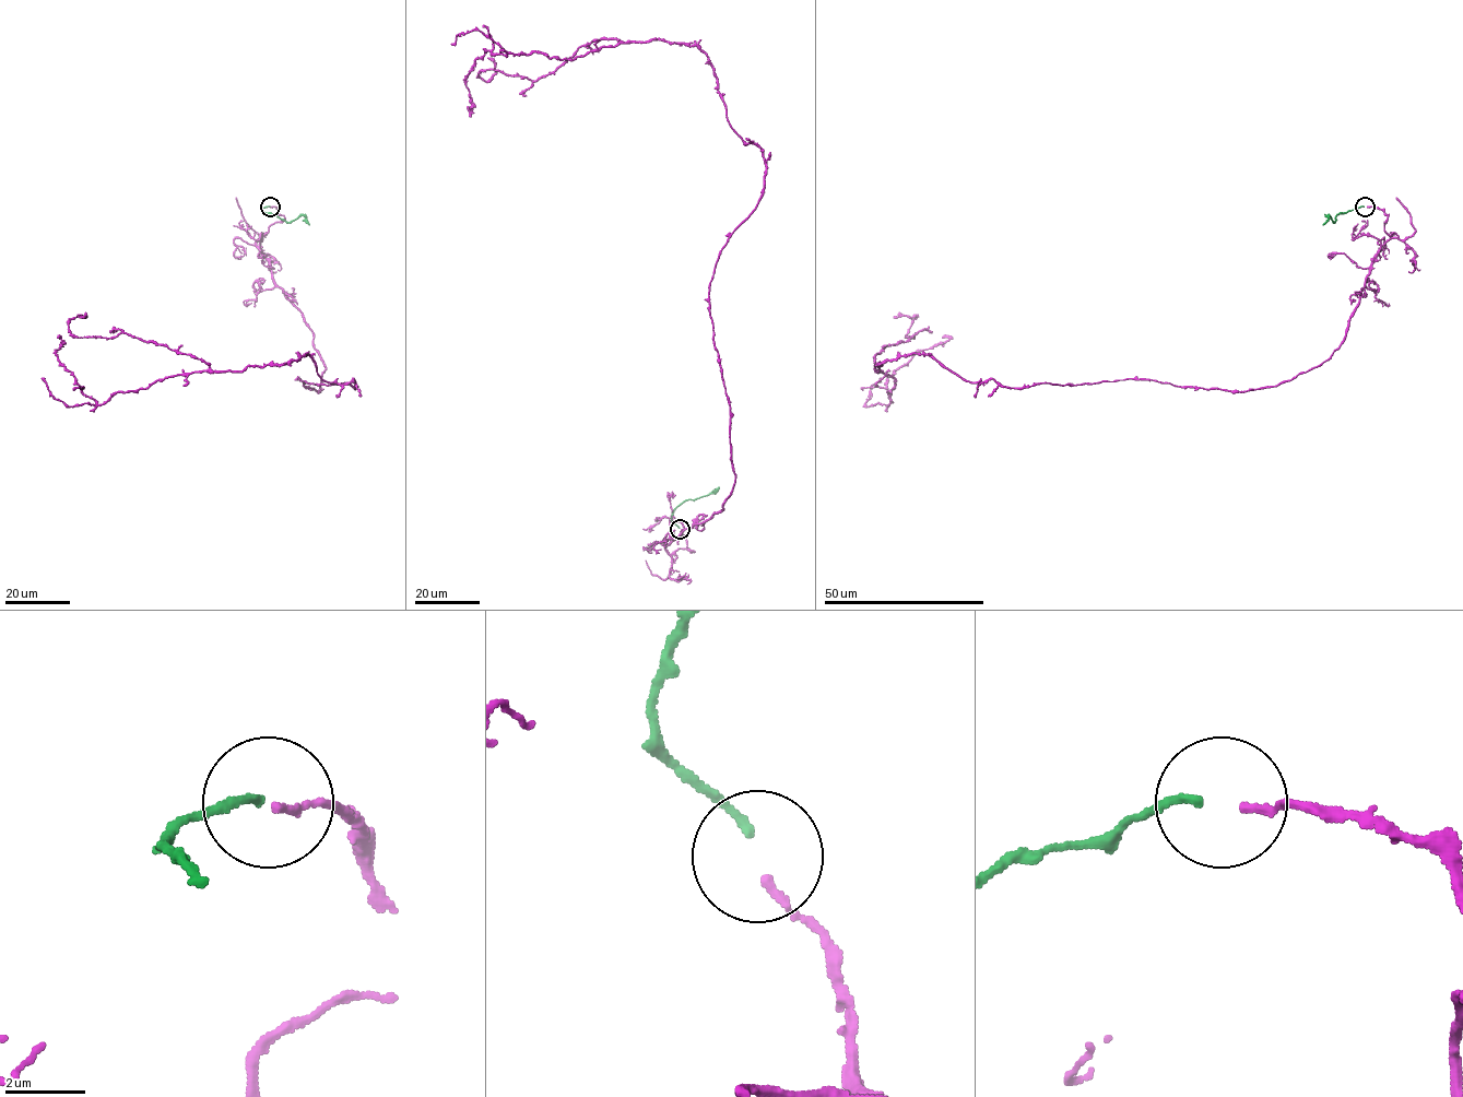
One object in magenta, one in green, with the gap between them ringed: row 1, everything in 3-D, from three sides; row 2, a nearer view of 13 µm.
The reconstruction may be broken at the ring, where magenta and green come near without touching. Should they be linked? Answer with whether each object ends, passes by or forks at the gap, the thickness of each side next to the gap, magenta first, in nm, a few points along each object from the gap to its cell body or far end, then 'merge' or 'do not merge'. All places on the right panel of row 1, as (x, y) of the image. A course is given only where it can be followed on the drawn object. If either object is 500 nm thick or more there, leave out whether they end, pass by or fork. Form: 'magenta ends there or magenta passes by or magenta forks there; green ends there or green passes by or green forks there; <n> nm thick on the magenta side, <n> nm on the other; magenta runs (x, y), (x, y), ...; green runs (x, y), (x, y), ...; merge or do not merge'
magenta ends there; green ends there; 200 nm thick on the magenta side, 200 nm on the other; magenta runs (1367, 207), (1390, 238), (1345, 339), (1276, 385), (1006, 388), (911, 354), (875, 366), (888, 404), (942, 338); green runs (1364, 207), (1337, 213), (1334, 222), (1330, 215), (1322, 225); merge

